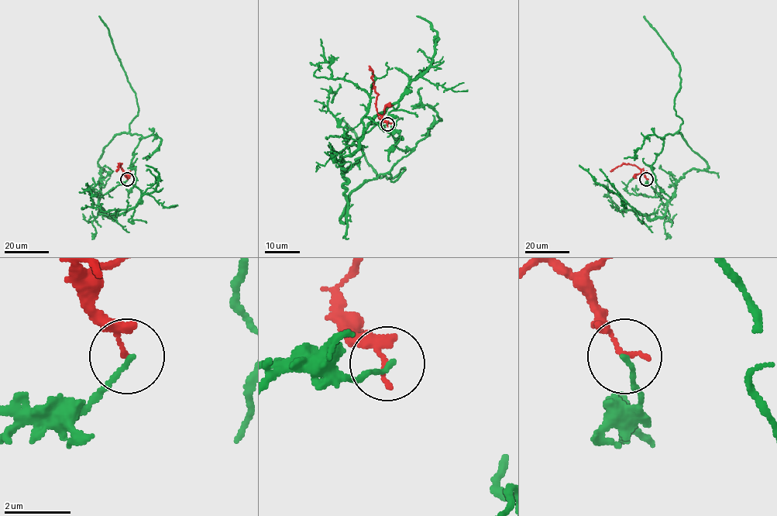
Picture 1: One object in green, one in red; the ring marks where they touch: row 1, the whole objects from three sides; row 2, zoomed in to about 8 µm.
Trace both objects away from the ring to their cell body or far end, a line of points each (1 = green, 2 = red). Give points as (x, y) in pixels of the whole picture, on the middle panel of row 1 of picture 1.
1: (387, 123), (341, 153), (343, 222), (356, 187), (379, 174), (394, 181), (404, 167), (378, 177), (341, 119)
2: (387, 123), (377, 113), (377, 95), (372, 70), (369, 65)

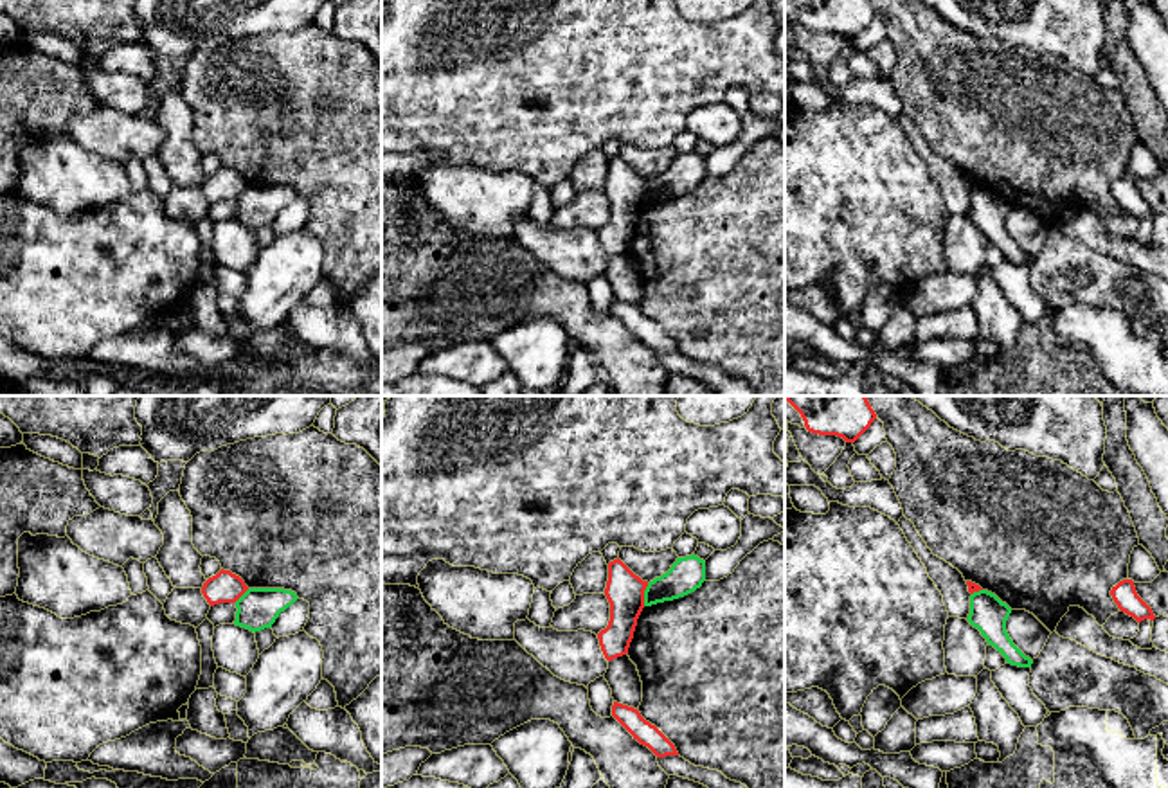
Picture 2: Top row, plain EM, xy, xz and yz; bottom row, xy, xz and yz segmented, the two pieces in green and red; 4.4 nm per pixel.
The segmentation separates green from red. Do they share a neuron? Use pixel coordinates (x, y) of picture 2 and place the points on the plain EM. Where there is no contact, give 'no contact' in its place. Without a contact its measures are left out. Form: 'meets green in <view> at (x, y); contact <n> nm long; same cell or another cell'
meets green in xz at (645, 191); contact 110 nm long; another cell

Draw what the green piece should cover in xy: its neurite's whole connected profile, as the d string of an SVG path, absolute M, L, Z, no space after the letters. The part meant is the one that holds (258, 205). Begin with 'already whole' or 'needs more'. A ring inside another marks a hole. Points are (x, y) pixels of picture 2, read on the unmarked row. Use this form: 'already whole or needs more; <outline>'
already whole; M248 185L236 198L236 223L250 228L272 225L281 209L297 198L297 191L284 185Z

